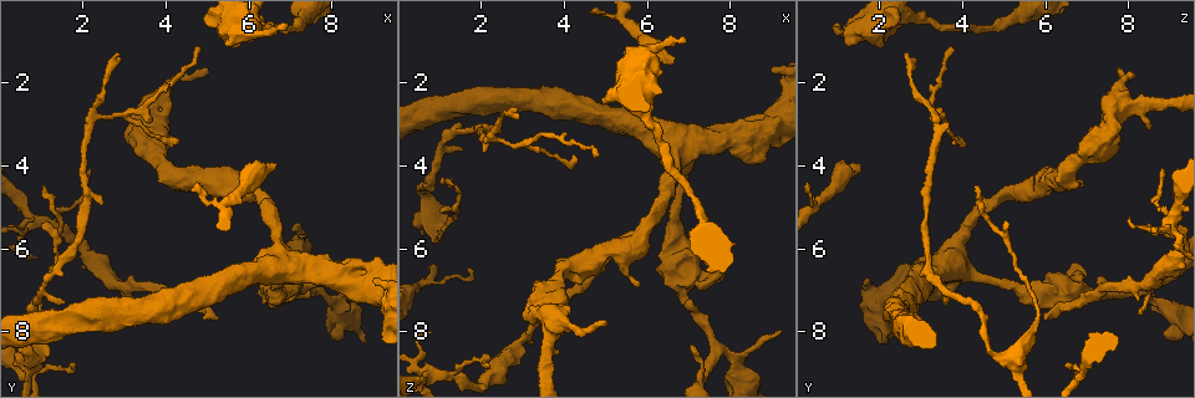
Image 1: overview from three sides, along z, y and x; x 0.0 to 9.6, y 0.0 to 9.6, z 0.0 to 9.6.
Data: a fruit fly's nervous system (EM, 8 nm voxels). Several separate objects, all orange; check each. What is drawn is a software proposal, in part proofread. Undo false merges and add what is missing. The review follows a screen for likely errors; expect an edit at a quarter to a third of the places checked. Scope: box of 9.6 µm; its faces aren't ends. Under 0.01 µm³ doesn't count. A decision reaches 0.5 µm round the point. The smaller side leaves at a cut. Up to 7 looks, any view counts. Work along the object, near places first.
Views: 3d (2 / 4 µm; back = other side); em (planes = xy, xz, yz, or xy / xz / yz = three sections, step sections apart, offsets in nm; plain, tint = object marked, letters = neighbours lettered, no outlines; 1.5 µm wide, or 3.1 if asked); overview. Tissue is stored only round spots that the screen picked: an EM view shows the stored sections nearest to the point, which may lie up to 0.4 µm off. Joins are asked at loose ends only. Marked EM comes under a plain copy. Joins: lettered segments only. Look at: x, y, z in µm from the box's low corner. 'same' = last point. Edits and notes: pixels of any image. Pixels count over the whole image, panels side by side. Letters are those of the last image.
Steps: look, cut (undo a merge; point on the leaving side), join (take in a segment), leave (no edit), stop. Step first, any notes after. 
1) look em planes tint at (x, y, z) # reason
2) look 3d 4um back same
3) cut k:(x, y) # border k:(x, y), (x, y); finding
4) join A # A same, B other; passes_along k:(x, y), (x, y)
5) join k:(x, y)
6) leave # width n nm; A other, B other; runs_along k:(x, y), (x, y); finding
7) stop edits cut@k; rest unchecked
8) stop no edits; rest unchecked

look em planes letters at (6.90, 0.60, 1.00) # an open end

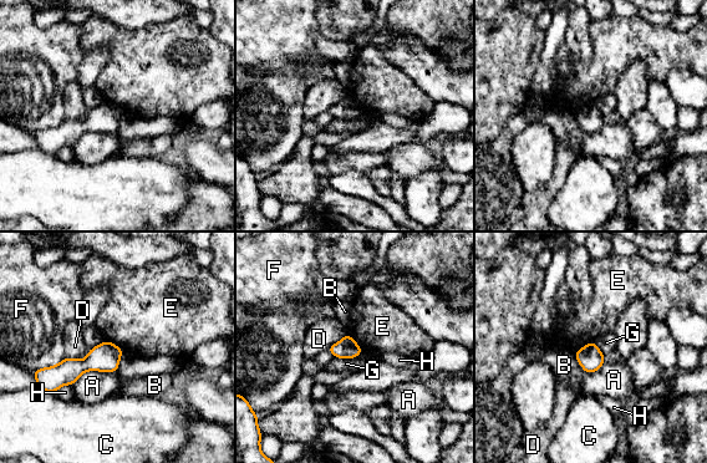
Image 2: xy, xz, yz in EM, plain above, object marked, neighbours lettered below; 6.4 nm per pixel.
leave # A other, B other, C other, D other, E other, F other, G other, H other; border 2:(594, 341), (581, 346), (574, 354); none of them fits

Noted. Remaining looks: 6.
look em planes letters at (6.75, 3.95, 1.45) # an open end

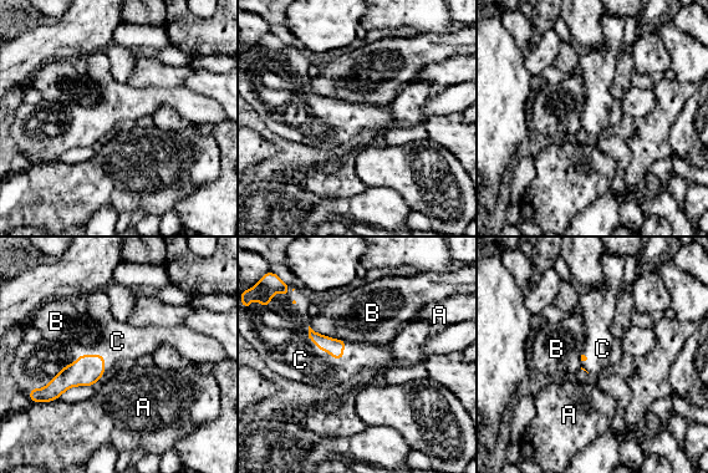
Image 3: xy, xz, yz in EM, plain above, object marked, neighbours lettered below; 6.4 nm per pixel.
join C # A other, B other, C same; passes_along 3:(86, 370), (79, 357), (115, 344); the neuron continues

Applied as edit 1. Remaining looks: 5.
look overview # see it whole again

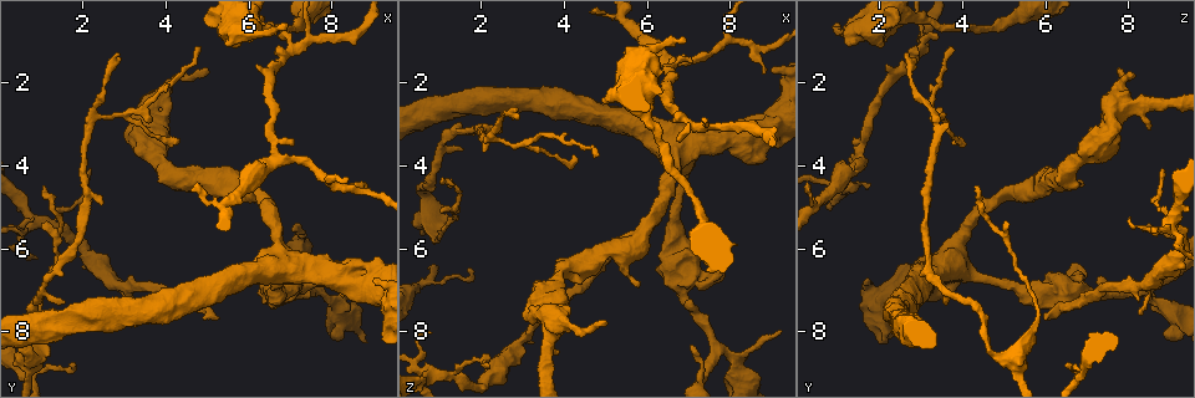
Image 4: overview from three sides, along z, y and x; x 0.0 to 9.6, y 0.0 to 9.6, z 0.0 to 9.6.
look 3d 2um at (5.30, 7.65, 6.00) # an open end

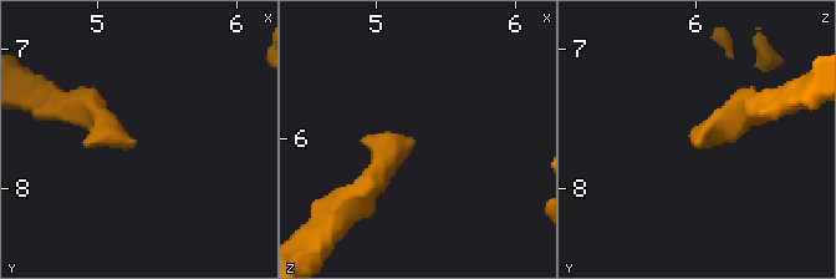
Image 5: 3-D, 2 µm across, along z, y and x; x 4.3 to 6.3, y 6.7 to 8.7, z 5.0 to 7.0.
look em xy step 4 letters at (5.26, 7.70, 6.02) # now the EM

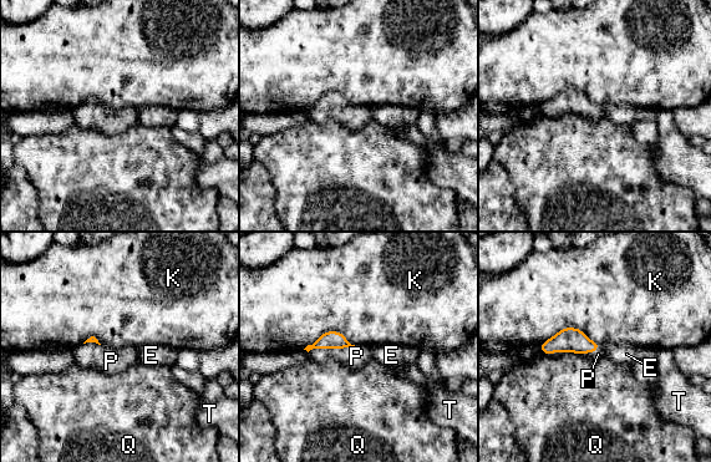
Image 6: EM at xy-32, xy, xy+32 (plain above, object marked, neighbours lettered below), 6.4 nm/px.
join P # E other, K other, P same, Q other, T other; passes_along 6:(331, 339), (331, 346), (356, 356); it goes on there

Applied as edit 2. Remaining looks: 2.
stop edits join@3, join@6; rest unchecked

